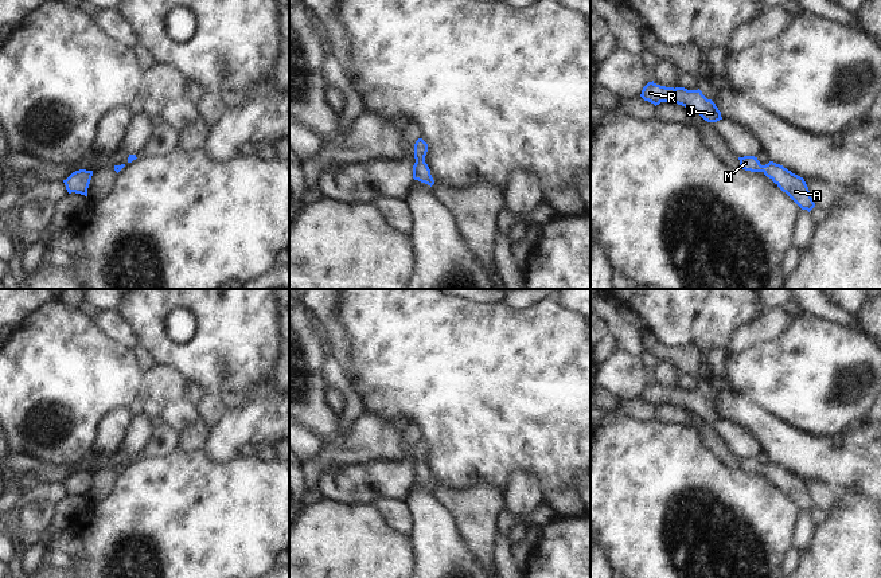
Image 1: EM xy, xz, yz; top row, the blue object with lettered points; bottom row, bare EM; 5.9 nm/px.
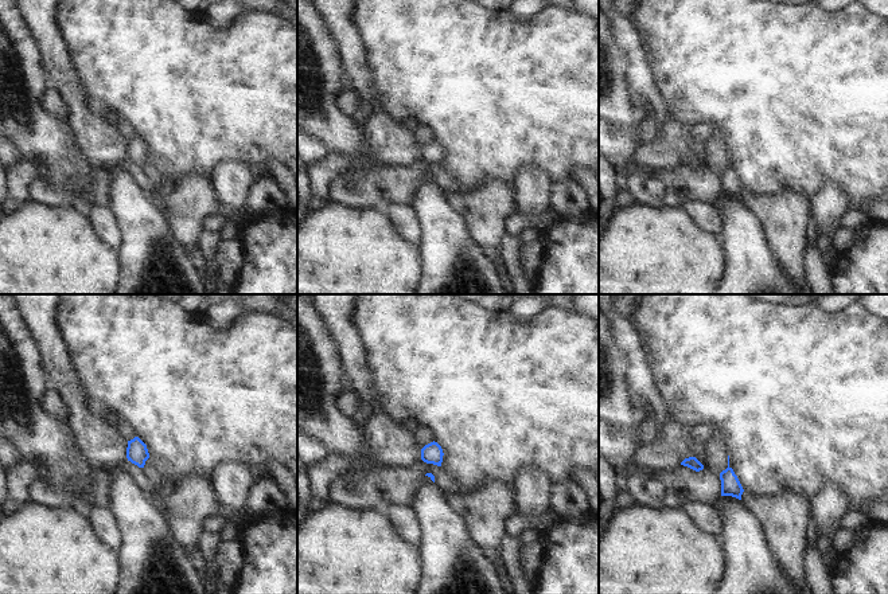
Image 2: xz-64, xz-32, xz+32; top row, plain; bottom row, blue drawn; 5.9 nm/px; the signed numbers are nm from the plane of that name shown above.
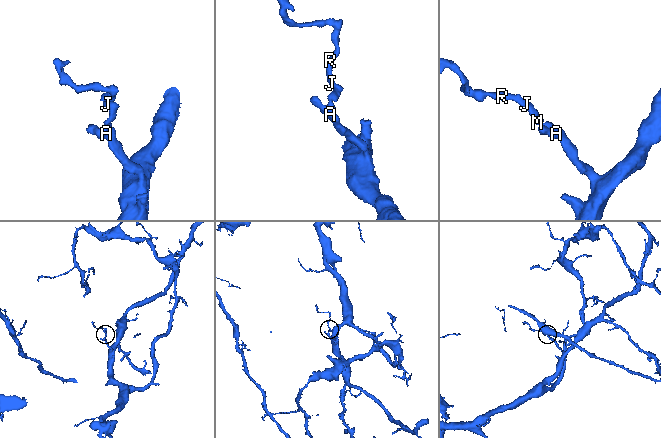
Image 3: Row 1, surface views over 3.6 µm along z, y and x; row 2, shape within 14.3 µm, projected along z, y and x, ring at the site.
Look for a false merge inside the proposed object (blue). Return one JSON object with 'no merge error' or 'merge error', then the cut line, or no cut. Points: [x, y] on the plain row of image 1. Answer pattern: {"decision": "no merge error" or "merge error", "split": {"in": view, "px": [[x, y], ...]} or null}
{"decision": "no merge error", "split": null}

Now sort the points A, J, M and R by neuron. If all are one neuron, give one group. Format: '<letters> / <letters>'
A J M R

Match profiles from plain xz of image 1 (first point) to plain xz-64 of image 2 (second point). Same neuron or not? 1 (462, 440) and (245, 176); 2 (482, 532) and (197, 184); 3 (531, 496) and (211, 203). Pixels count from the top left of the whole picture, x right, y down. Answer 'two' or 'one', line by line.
1: two
2: one
3: two

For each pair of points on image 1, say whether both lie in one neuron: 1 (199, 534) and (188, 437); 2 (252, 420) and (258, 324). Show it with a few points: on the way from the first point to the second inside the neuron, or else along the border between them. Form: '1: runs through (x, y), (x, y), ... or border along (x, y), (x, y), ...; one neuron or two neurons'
1: border along (178, 446), (186, 450), (202, 449); two neurons
2: border along (275, 364), (272, 377), (258, 383), (246, 395); two neurons

